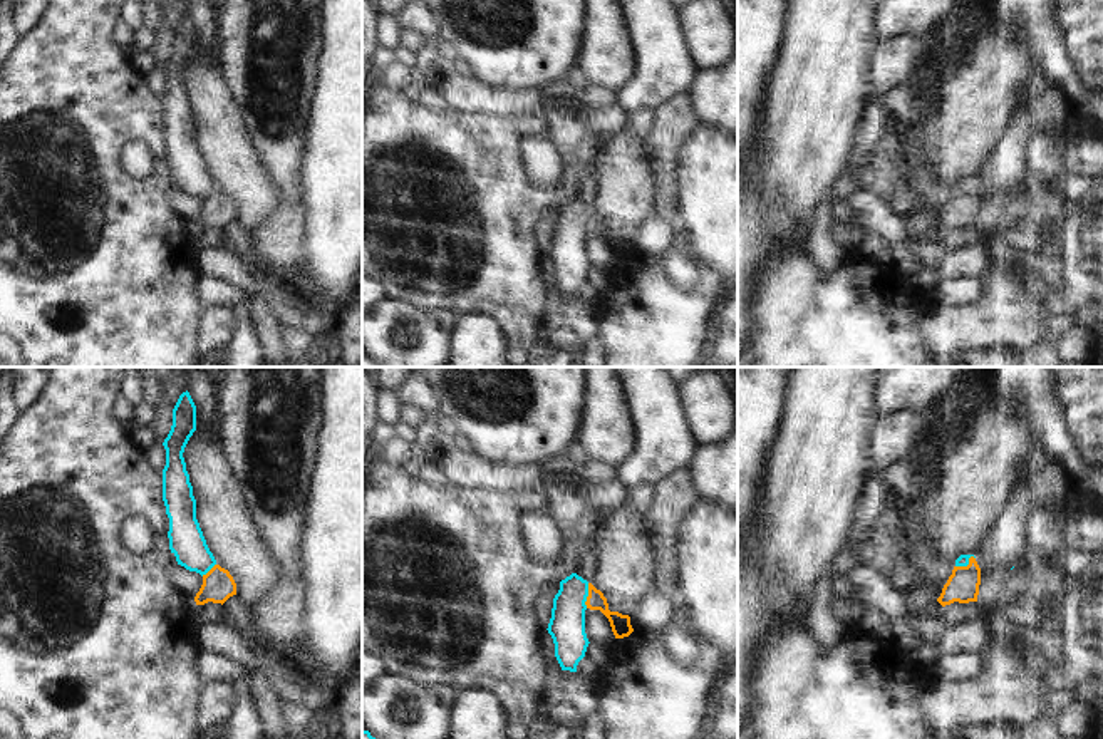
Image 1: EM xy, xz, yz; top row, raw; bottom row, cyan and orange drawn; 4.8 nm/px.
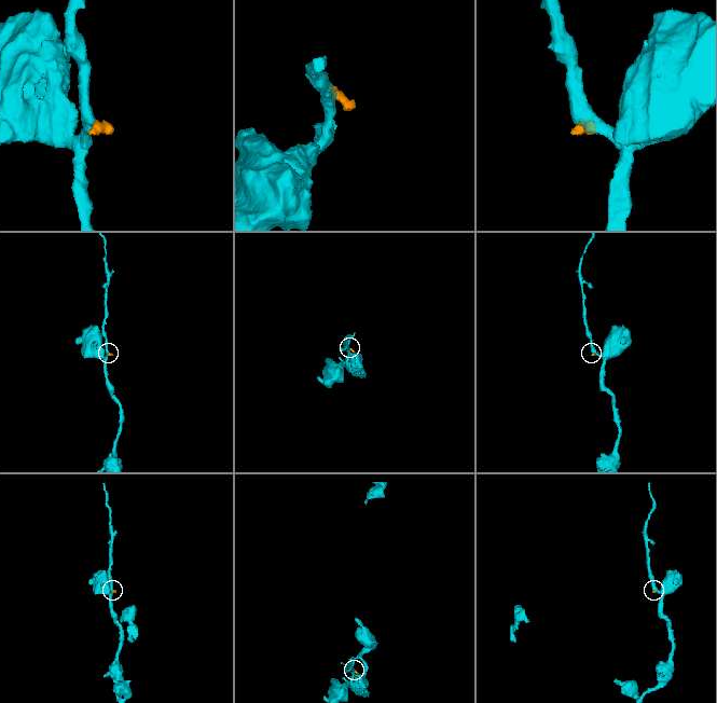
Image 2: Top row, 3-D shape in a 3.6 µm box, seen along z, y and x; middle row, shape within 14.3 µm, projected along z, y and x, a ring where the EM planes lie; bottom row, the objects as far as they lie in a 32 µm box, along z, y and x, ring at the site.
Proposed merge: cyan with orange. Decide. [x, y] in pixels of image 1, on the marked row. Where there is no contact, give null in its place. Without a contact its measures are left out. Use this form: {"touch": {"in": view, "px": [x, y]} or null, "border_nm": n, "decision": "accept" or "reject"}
{"touch": {"in": "xz", "px": [587, 595]}, "border_nm": 120, "decision": "reject"}

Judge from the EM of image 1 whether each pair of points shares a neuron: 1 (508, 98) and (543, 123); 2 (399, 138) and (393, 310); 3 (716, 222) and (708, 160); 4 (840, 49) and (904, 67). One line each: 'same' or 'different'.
1: different
2: different
3: same
4: different

